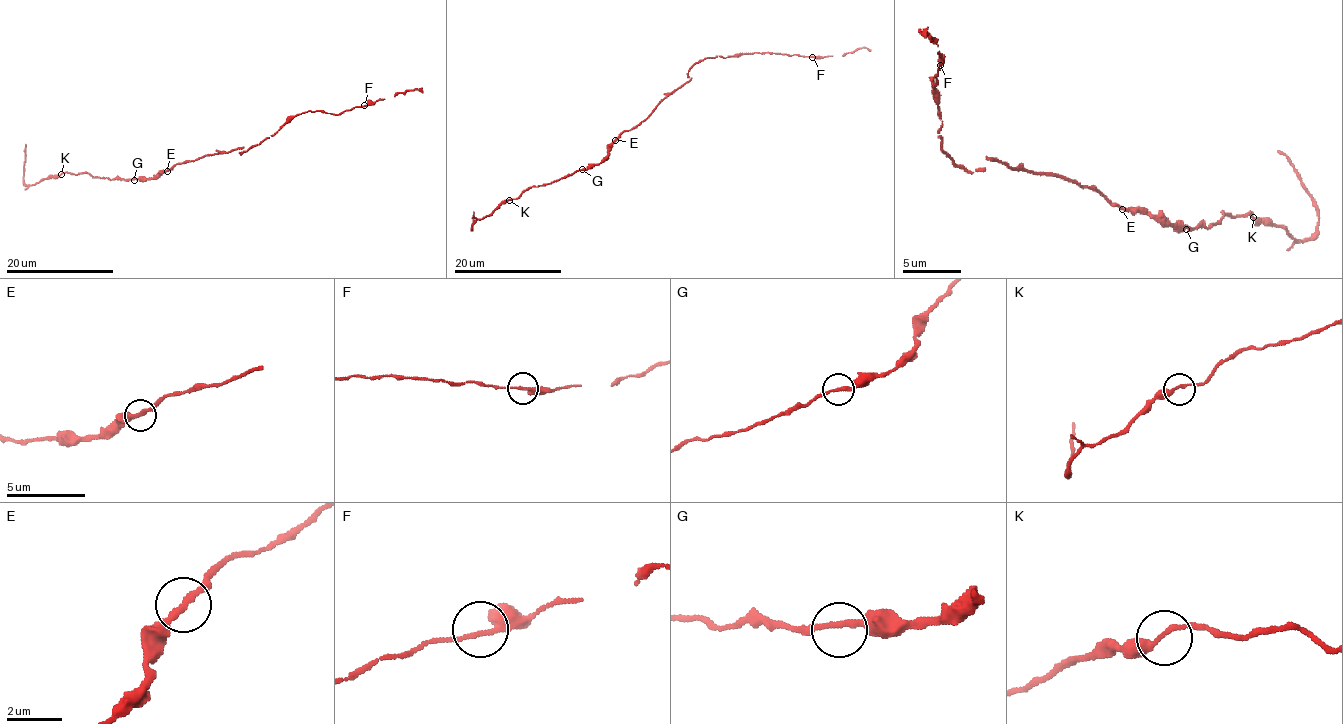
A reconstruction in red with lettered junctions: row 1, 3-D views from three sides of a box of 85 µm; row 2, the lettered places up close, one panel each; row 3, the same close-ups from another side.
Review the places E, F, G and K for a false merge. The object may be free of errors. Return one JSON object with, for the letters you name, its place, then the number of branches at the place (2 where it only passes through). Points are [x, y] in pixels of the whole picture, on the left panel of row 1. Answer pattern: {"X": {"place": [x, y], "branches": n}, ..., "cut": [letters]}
{"cut": []}

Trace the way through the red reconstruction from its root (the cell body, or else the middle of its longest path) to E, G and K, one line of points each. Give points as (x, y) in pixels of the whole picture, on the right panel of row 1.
E: (1066, 179), (1086, 188), (1095, 188), (1121, 208)
G: (1066, 179), (1086, 188), (1095, 188), (1121, 208), (1142, 208), (1148, 214), (1162, 214), (1174, 226), (1186, 229)
K: (1066, 179), (1095, 188), (1121, 208), (1162, 214), (1174, 226), (1206, 229), (1215, 226), (1224, 214), (1253, 217)

